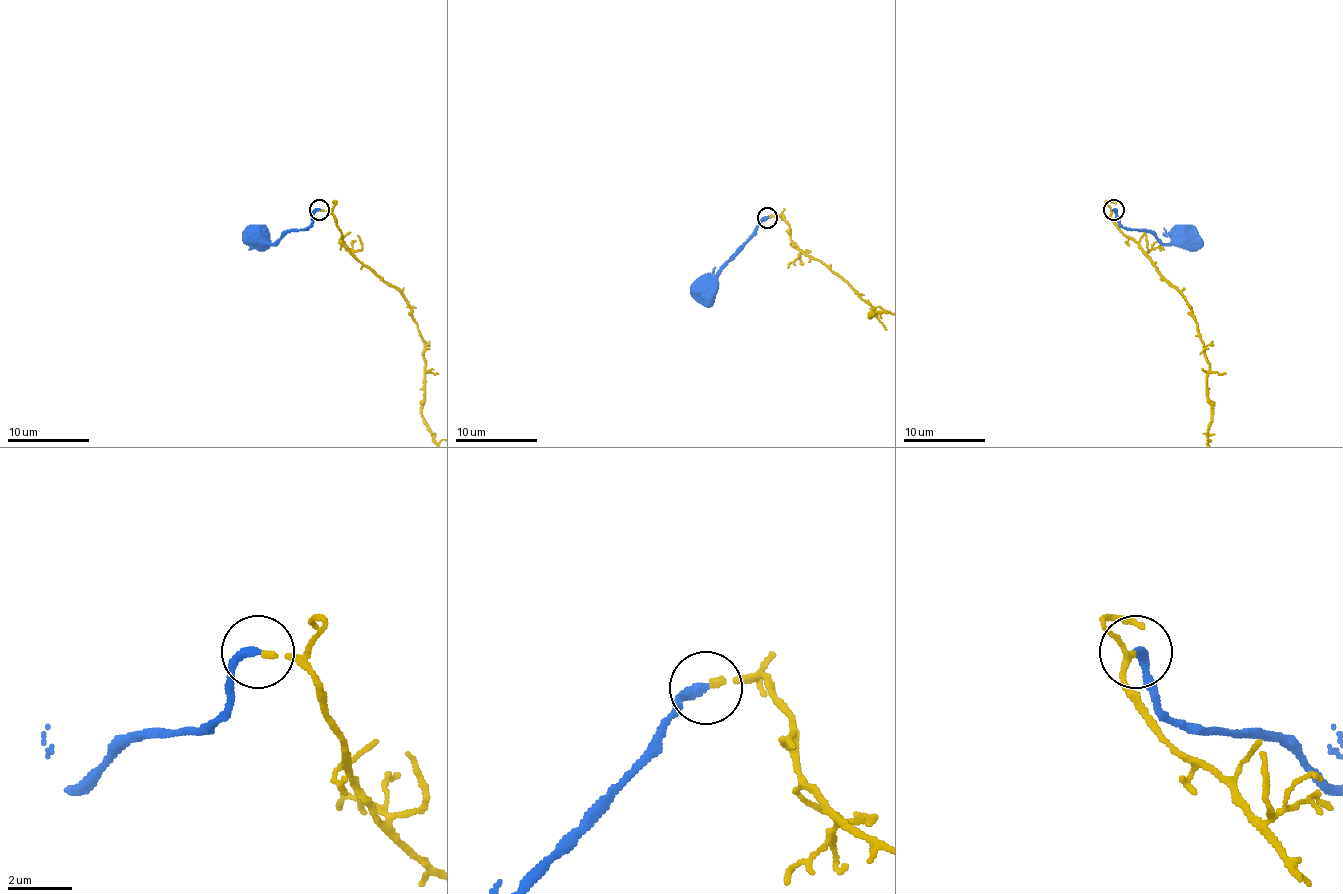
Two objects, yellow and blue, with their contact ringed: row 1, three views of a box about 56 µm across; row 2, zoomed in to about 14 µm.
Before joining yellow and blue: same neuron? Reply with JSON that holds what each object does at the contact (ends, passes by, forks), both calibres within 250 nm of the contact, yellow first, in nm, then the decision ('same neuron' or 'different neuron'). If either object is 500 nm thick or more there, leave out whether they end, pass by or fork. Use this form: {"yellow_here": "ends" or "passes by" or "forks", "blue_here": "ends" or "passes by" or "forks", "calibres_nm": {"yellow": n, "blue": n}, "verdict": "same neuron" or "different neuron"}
{"yellow_here": "ends", "blue_here": "ends", "calibres_nm": {"yellow": 170, "blue": 300}, "verdict": "same neuron"}

